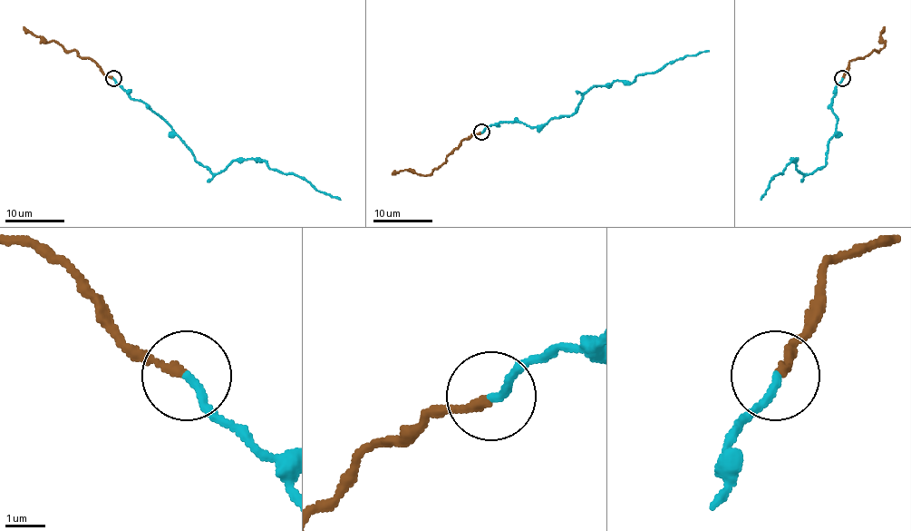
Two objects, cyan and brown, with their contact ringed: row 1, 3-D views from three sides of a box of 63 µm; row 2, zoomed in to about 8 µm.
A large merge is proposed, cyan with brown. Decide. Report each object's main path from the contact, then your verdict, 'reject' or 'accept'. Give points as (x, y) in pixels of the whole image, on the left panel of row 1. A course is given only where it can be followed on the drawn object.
cyan runs (112, 79), (132, 98), (144, 101), (211, 172), (220, 172), (234, 161), (257, 160), (304, 177), (340, 200); brown runs (112, 79), (94, 61), (82, 57), (75, 50), (64, 50), (54, 41), (43, 41), (23, 26); reject

